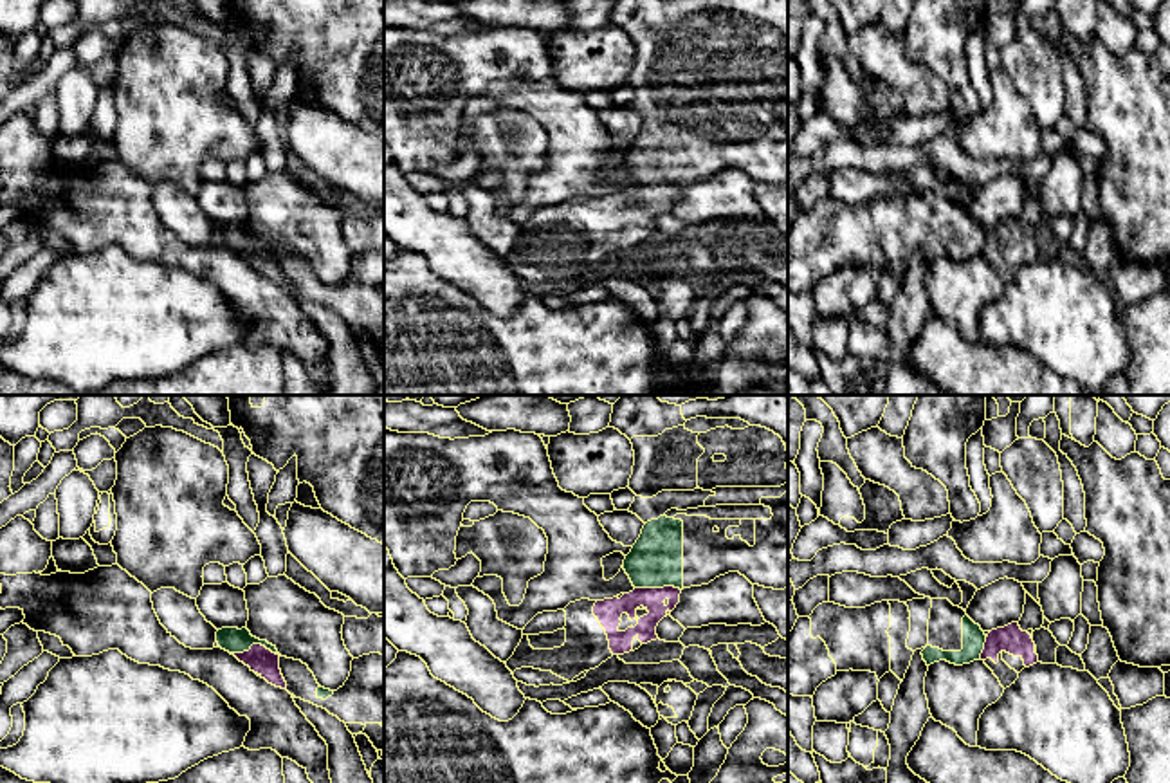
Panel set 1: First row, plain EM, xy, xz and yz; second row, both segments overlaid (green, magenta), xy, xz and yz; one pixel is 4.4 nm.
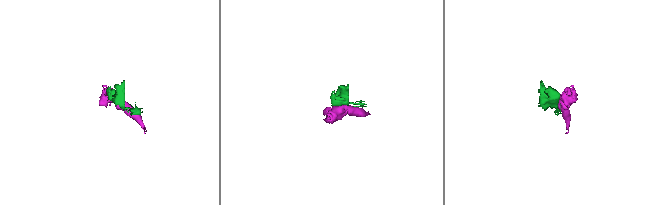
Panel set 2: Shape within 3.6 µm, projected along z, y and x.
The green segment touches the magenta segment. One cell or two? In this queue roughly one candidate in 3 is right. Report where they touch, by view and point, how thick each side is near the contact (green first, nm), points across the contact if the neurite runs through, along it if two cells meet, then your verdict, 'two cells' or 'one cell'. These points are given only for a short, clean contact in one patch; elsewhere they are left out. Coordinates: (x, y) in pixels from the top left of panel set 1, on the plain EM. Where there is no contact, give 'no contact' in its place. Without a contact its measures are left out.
contact xy (255, 239); calibres 110 and 120 nm; border xy (231, 248), (246, 248), (253, 240), (264, 240), (278, 251); two cells

